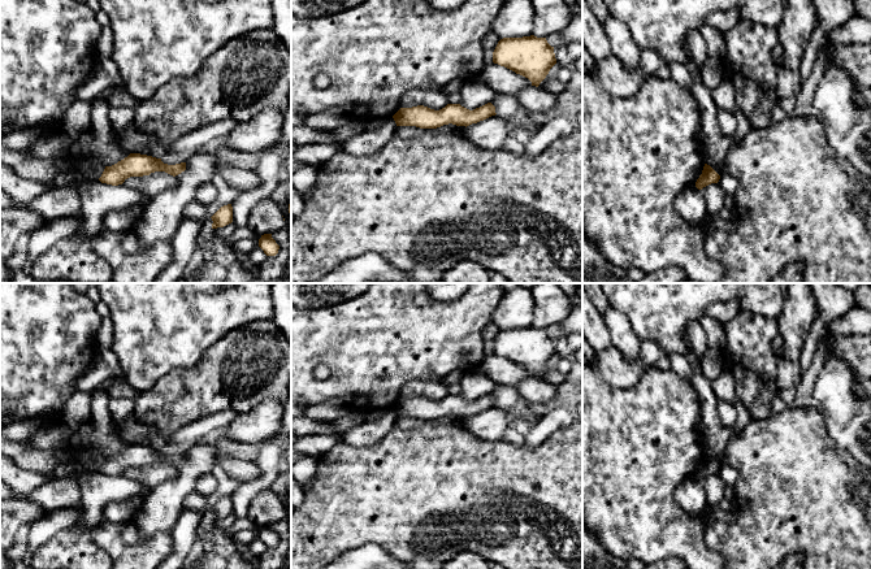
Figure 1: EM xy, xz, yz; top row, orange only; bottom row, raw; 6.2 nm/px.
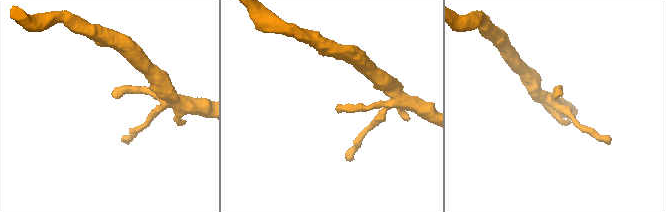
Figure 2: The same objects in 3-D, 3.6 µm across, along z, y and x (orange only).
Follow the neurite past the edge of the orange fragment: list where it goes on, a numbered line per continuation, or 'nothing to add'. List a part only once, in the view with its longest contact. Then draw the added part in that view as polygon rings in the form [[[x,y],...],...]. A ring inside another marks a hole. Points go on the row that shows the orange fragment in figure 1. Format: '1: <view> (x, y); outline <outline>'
1: xy (89, 168); outline [[[87,156],[79,160],[74,169],[82,179],[99,179],[105,166],[98,157]]]

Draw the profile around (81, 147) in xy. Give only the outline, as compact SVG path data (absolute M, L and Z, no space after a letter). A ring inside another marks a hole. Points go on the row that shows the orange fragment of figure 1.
M94 127L84 130L69 147L69 153L78 157L91 156L91 143L94 142Z

